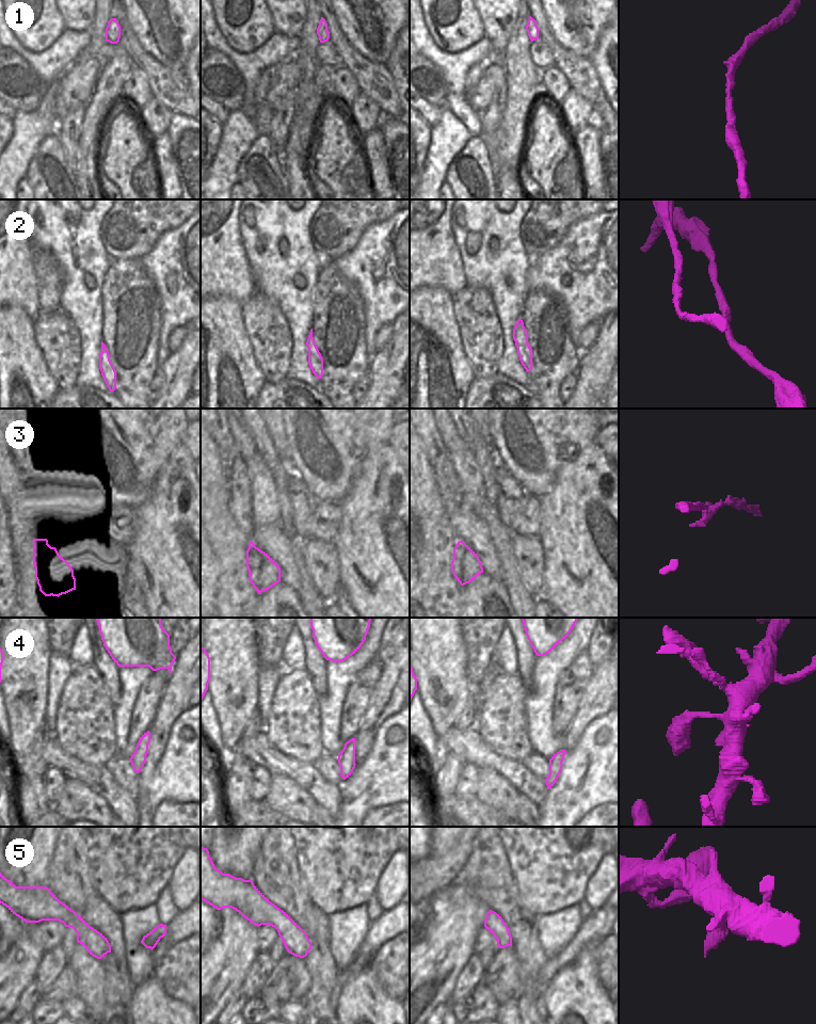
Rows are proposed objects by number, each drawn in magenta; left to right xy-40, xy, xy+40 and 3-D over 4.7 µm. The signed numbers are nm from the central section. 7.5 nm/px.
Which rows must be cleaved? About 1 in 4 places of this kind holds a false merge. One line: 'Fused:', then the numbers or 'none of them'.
Fused: 3

